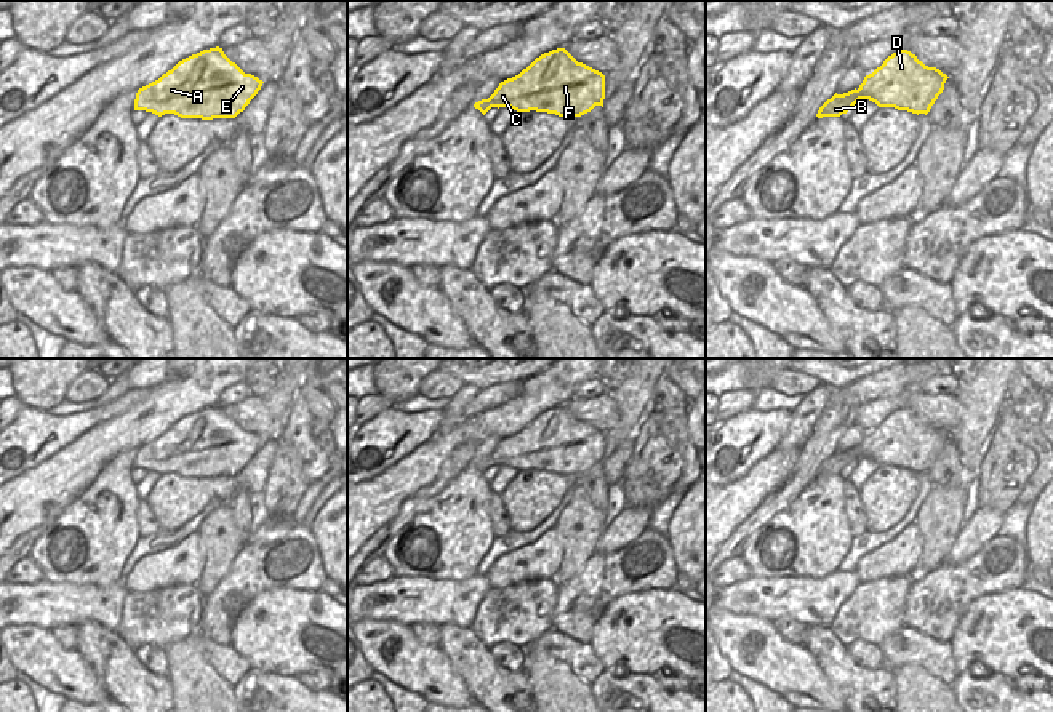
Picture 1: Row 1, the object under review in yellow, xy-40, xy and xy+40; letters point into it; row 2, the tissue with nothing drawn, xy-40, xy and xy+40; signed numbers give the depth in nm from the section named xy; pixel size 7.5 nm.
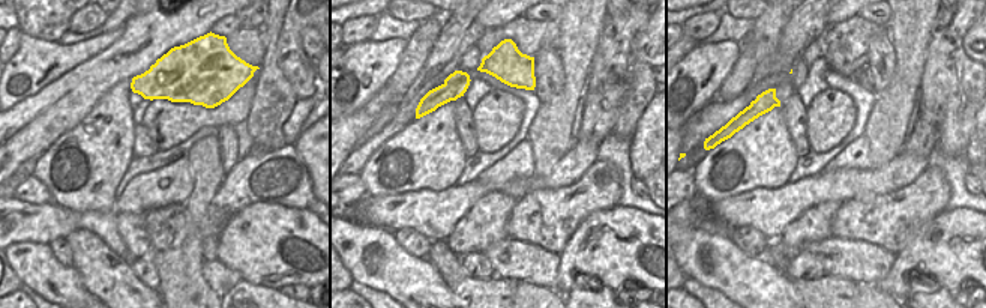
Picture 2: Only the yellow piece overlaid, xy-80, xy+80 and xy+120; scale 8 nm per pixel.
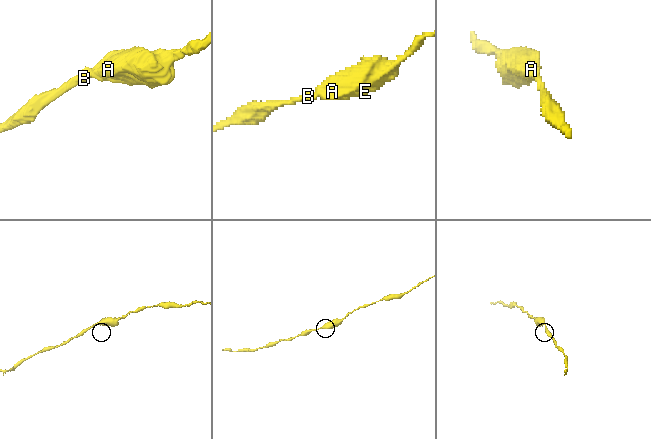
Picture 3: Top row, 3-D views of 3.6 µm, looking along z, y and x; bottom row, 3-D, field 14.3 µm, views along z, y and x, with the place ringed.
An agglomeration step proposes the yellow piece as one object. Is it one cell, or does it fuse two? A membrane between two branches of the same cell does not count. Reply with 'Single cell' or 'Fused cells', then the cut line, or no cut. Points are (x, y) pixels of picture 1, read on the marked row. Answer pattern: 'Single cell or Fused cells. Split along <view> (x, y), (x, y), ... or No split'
Single cell. No split

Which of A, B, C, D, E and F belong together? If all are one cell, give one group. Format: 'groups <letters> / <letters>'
groups A B C D E F

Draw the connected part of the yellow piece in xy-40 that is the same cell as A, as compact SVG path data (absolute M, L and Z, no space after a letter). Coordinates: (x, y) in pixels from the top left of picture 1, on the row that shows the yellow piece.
M216 46L179 61L158 80L139 88L134 110L158 117L174 114L181 118L235 118L262 83Z

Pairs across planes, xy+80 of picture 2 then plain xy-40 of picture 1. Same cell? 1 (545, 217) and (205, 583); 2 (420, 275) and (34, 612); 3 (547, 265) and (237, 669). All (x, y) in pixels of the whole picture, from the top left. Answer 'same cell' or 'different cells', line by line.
1: different cells
2: different cells
3: same cell

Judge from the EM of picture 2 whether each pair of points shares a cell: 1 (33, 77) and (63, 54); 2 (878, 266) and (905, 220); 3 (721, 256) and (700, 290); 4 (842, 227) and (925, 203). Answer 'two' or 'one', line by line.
1: one
2: two
3: two
4: one

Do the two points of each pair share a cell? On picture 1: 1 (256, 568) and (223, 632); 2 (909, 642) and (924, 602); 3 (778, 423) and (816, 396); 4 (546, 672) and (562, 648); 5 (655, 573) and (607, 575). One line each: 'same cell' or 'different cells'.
1: same cell
2: different cells
3: different cells
4: different cells
5: same cell

